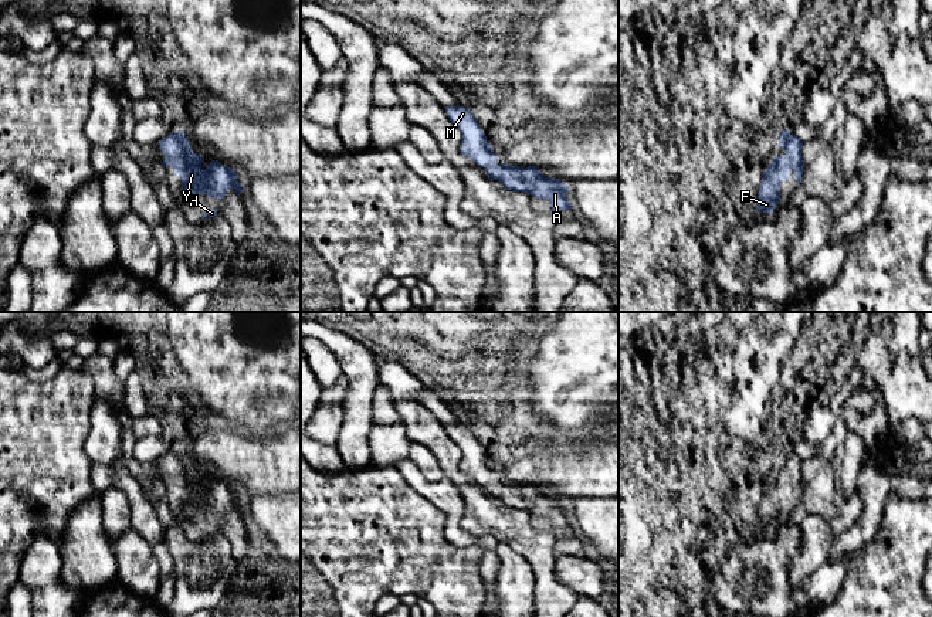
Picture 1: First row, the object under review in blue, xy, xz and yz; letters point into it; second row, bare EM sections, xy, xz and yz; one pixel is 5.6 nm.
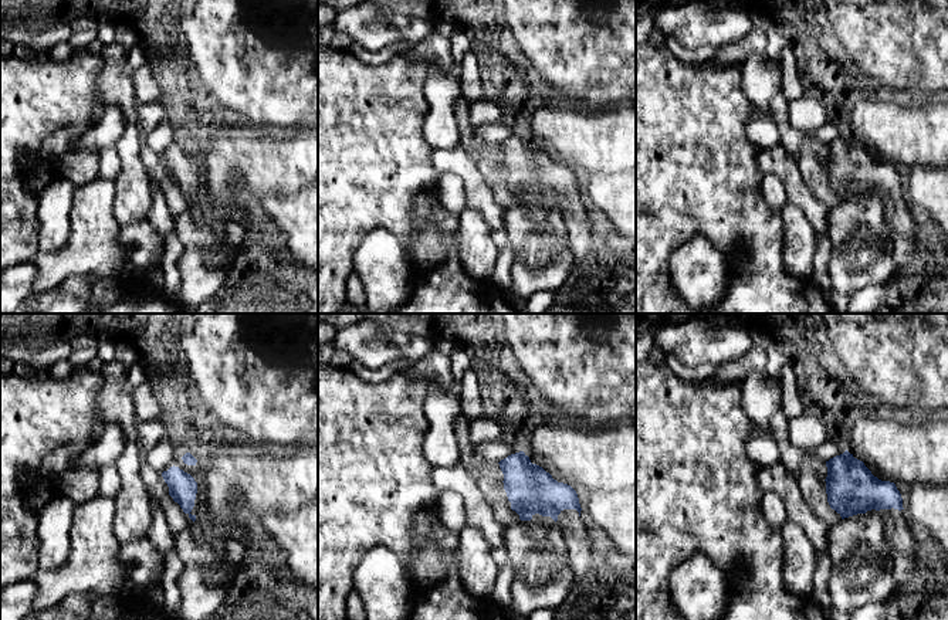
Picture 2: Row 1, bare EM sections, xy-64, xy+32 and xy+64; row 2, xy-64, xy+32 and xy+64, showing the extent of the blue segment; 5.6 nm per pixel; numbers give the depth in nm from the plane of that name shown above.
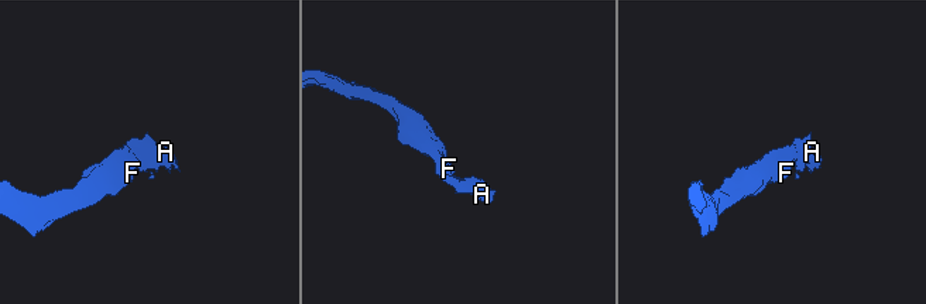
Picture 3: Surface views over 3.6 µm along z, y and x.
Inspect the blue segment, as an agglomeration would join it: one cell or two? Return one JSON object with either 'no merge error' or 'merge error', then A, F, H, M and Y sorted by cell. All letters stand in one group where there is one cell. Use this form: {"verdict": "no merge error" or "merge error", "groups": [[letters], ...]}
{"verdict": "no merge error", "groups": [["A", "F", "H", "M", "Y"]]}

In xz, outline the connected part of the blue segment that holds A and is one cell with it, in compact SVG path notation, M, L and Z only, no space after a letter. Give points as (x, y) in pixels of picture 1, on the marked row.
M447 106L447 116L458 126L462 135L461 153L471 157L492 180L501 182L506 189L525 191L533 197L548 200L555 210L572 210L566 199L569 186L559 179L546 177L538 166L512 166L498 163L494 148L488 143L484 129L478 125L471 109L464 106Z

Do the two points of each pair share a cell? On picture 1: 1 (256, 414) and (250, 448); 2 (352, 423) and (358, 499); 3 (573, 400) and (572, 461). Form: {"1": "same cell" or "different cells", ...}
{"1": "different cells", "2": "different cells", "3": "different cells"}

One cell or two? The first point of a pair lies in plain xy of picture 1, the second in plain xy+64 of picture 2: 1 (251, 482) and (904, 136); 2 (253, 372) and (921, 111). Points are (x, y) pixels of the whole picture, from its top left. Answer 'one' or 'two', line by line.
1: one
2: two

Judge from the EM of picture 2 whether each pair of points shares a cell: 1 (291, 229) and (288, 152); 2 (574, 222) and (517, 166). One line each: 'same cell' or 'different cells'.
1: different cells
2: same cell

